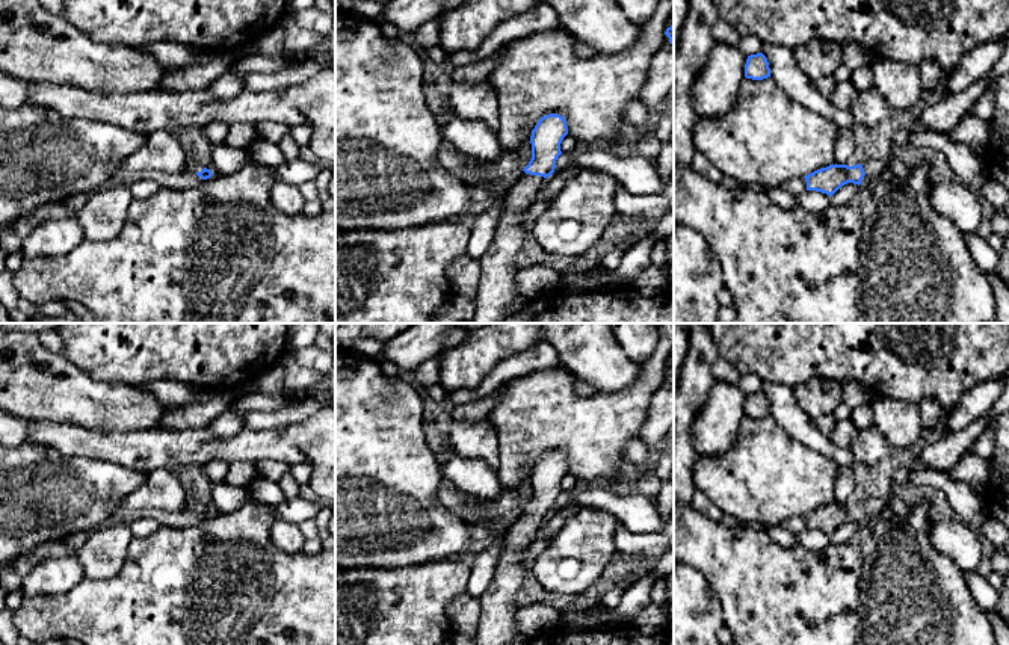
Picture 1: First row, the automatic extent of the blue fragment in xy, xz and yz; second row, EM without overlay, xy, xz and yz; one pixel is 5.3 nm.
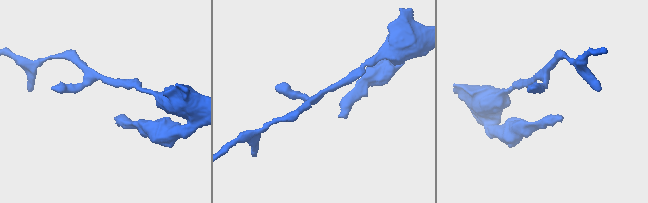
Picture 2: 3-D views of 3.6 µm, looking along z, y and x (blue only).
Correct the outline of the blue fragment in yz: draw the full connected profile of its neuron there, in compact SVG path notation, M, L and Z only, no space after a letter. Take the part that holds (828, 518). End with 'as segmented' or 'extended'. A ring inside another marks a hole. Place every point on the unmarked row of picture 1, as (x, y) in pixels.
M867 498L862 503L829 503L805 514L807 529L816 529L832 535L841 524L847 521L861 523L864 515L869 520L879 520L882 512L890 509L888 498Z | extended

